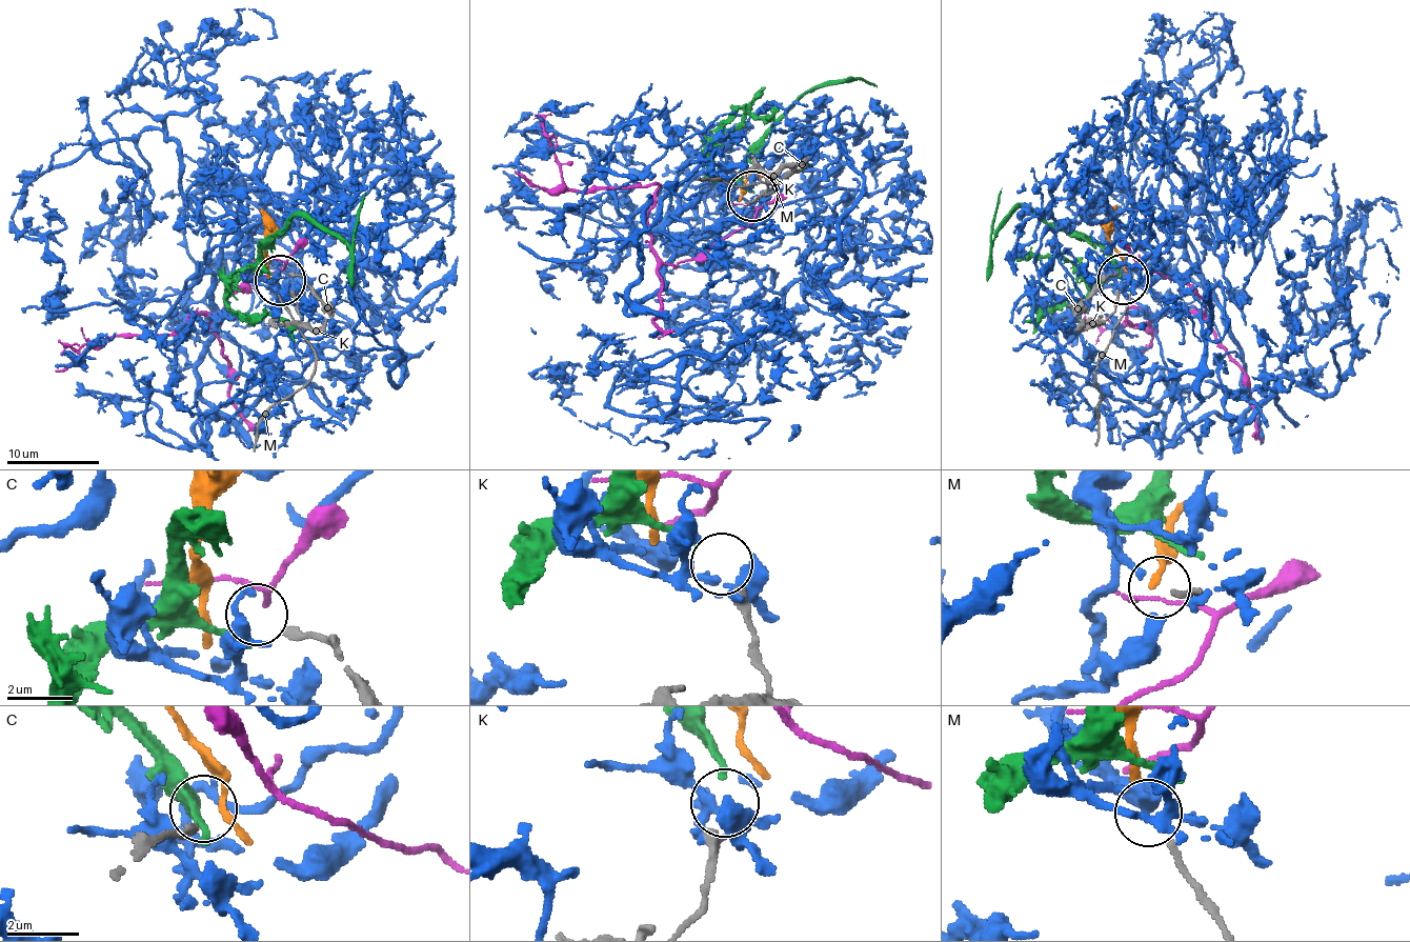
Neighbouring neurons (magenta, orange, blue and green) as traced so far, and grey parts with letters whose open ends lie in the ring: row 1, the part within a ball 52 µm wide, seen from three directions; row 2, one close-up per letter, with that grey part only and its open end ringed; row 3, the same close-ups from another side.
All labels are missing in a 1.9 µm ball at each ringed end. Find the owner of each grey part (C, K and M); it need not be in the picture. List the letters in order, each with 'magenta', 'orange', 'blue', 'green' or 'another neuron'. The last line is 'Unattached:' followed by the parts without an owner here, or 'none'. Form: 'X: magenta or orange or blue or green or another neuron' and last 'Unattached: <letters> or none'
C: another neuron
K: green
M: orange
Unattached: C

